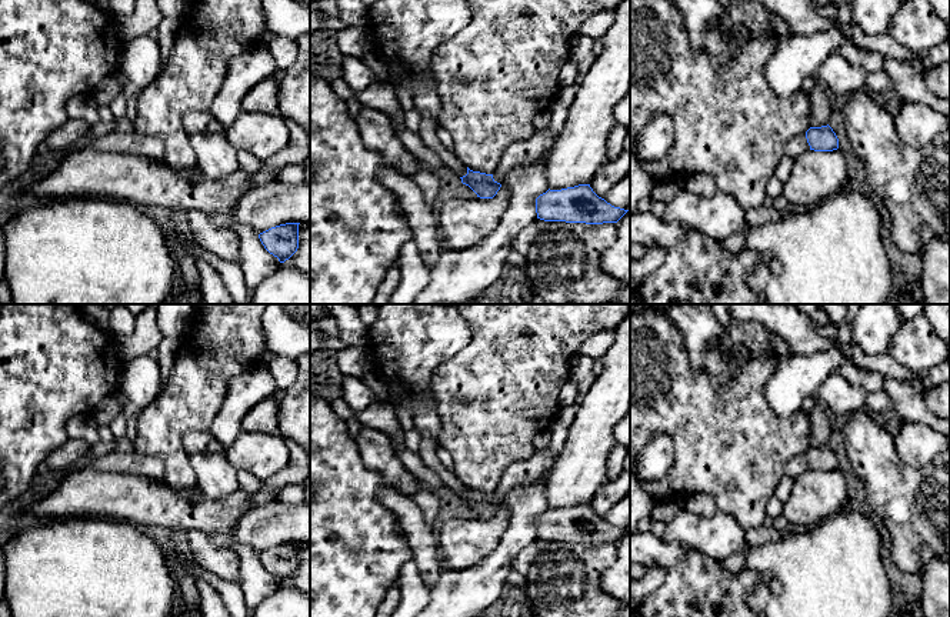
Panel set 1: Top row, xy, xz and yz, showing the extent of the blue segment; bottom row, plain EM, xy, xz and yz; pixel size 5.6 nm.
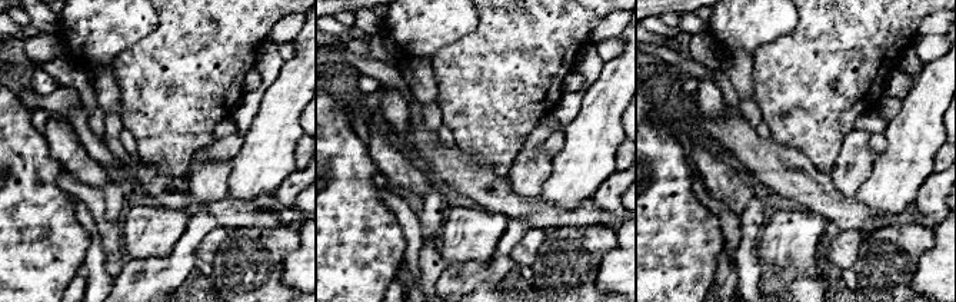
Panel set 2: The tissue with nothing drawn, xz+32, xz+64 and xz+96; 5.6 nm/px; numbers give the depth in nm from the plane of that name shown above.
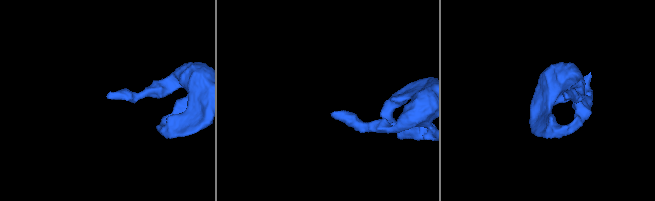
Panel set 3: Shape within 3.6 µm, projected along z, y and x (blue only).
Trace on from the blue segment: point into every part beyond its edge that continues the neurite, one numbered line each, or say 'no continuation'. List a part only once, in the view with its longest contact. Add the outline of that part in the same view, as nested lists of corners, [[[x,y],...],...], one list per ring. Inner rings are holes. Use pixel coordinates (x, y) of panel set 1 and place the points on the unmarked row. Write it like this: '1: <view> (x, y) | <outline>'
1: yz (794, 467) | [[[806,454],[796,456],[786,464],[786,476],[793,480],[810,468]]]

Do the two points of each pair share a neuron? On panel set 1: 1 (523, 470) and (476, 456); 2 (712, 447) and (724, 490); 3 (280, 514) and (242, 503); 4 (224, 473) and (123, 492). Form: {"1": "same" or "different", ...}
{"1": "different", "2": "same", "3": "different", "4": "different"}

